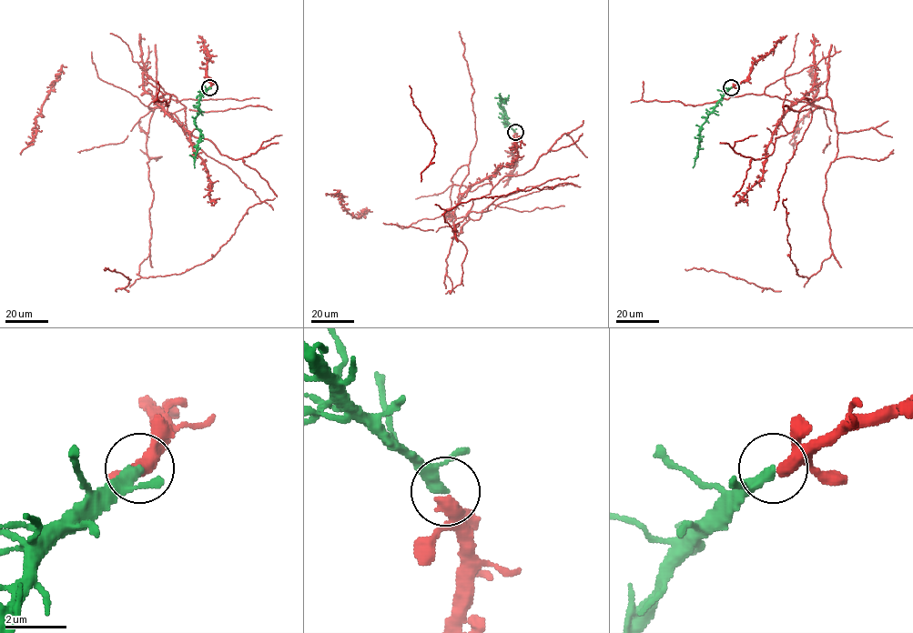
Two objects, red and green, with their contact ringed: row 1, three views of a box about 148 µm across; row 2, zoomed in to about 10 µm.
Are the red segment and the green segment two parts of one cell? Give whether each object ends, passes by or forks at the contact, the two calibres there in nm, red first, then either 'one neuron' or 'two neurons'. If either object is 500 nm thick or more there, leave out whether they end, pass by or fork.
red passes by; green passes by; calibres 340 and 280 nm; one neuron

